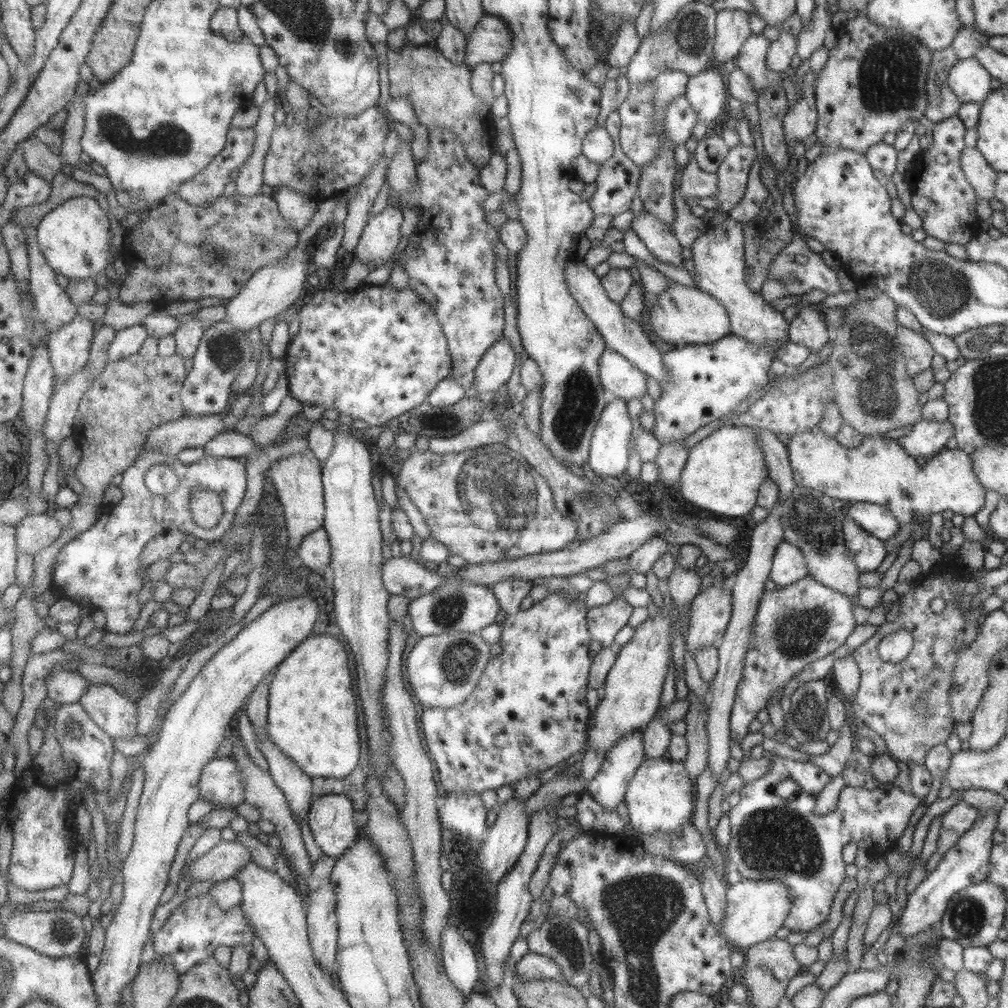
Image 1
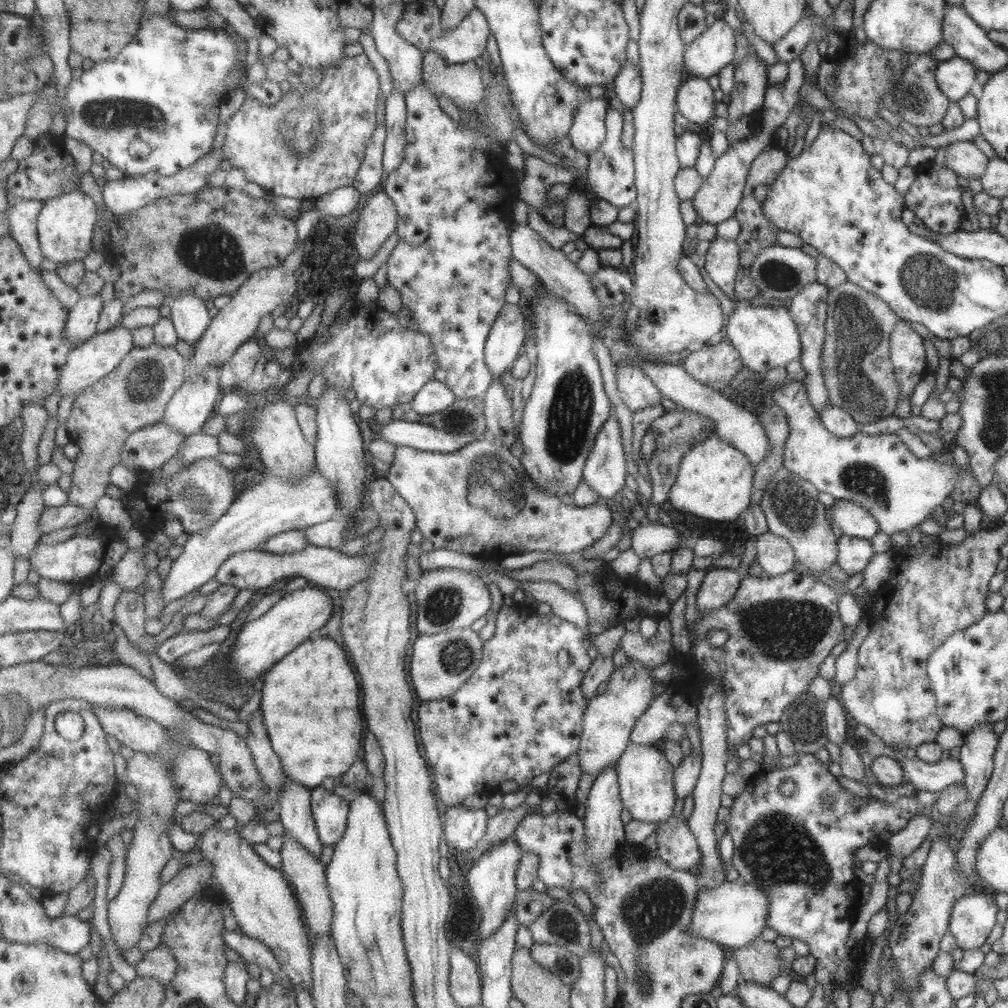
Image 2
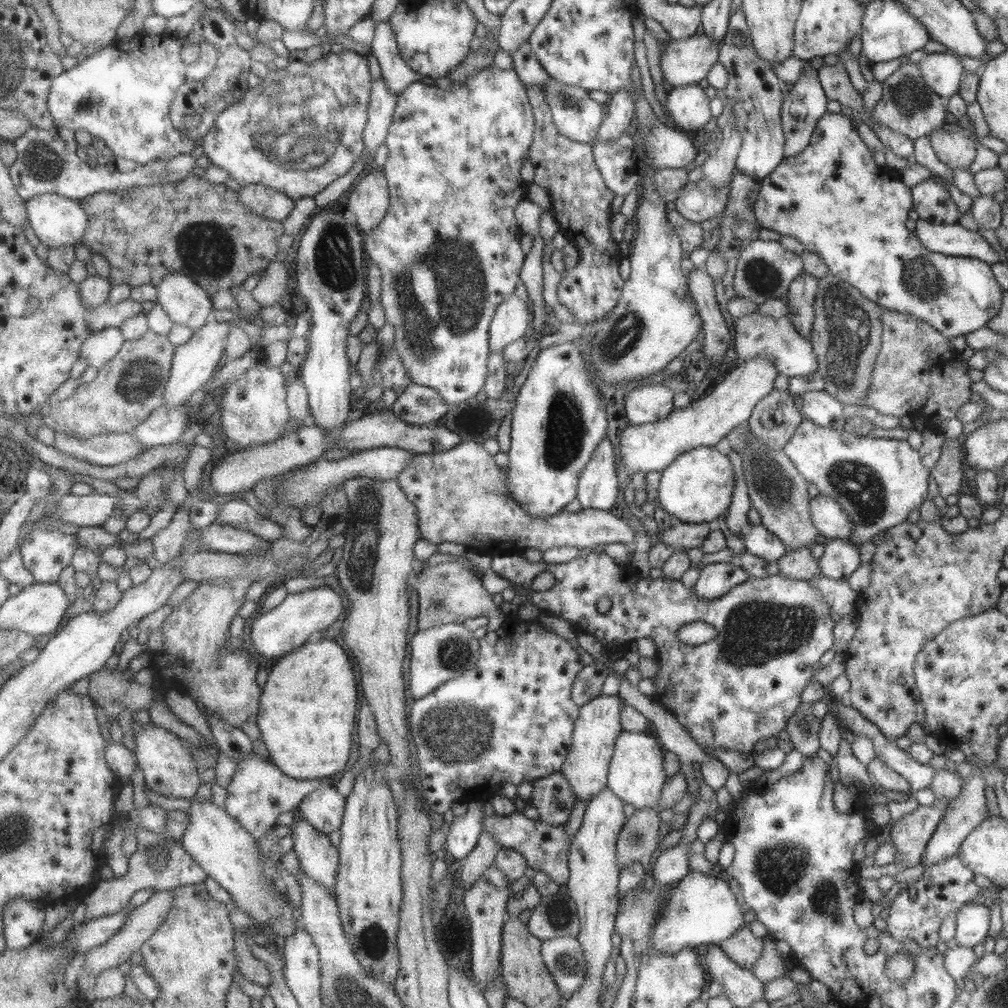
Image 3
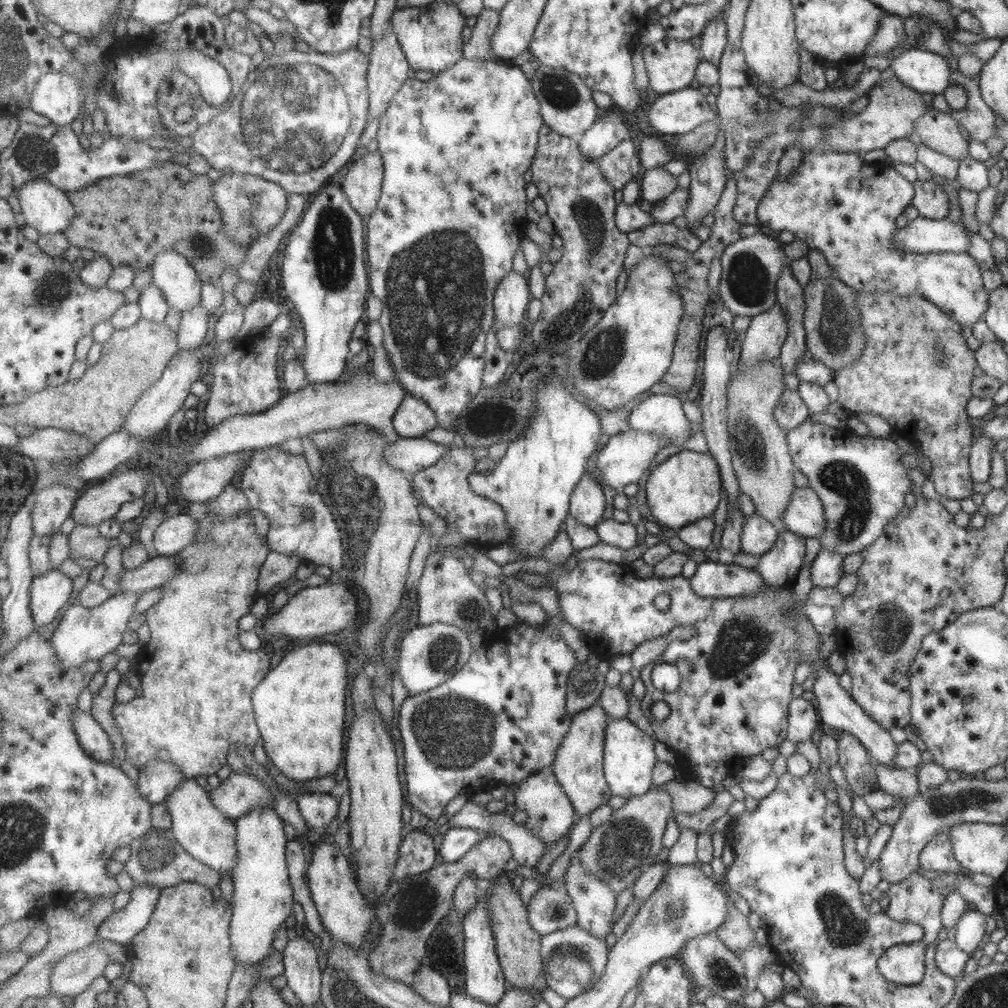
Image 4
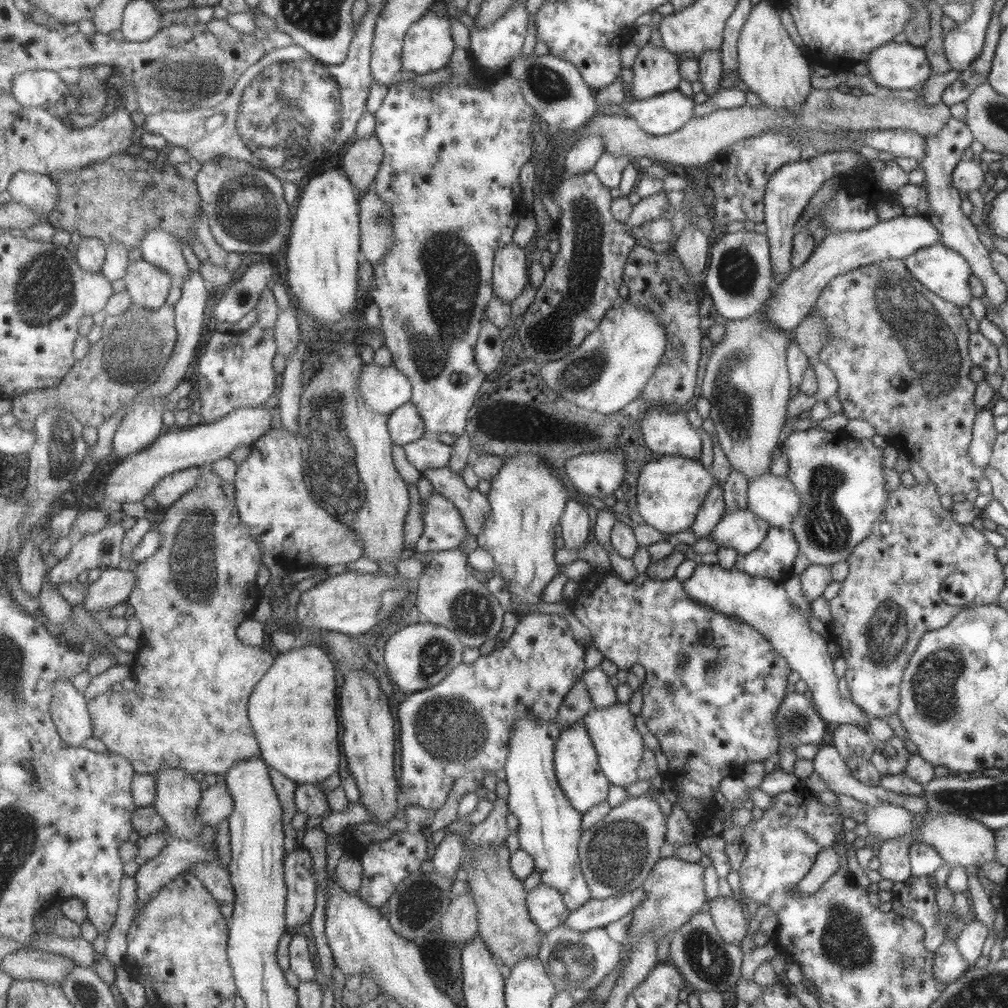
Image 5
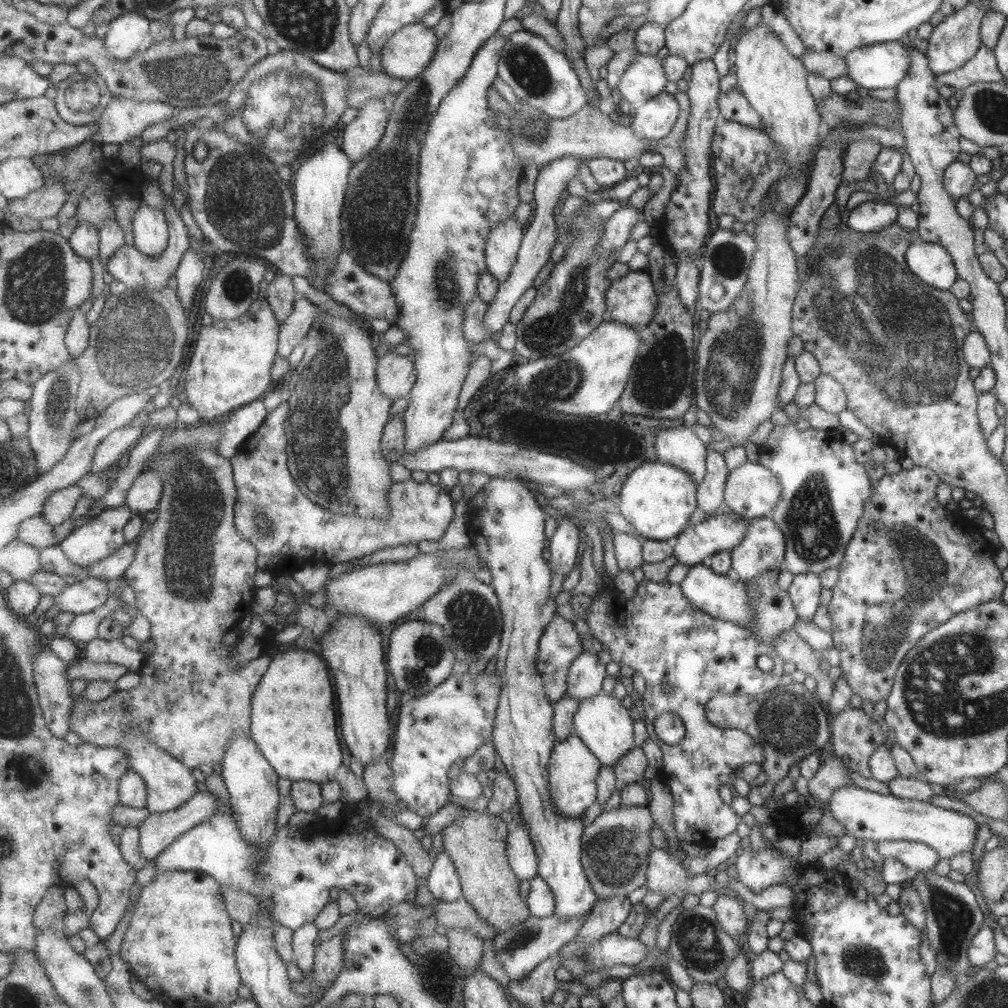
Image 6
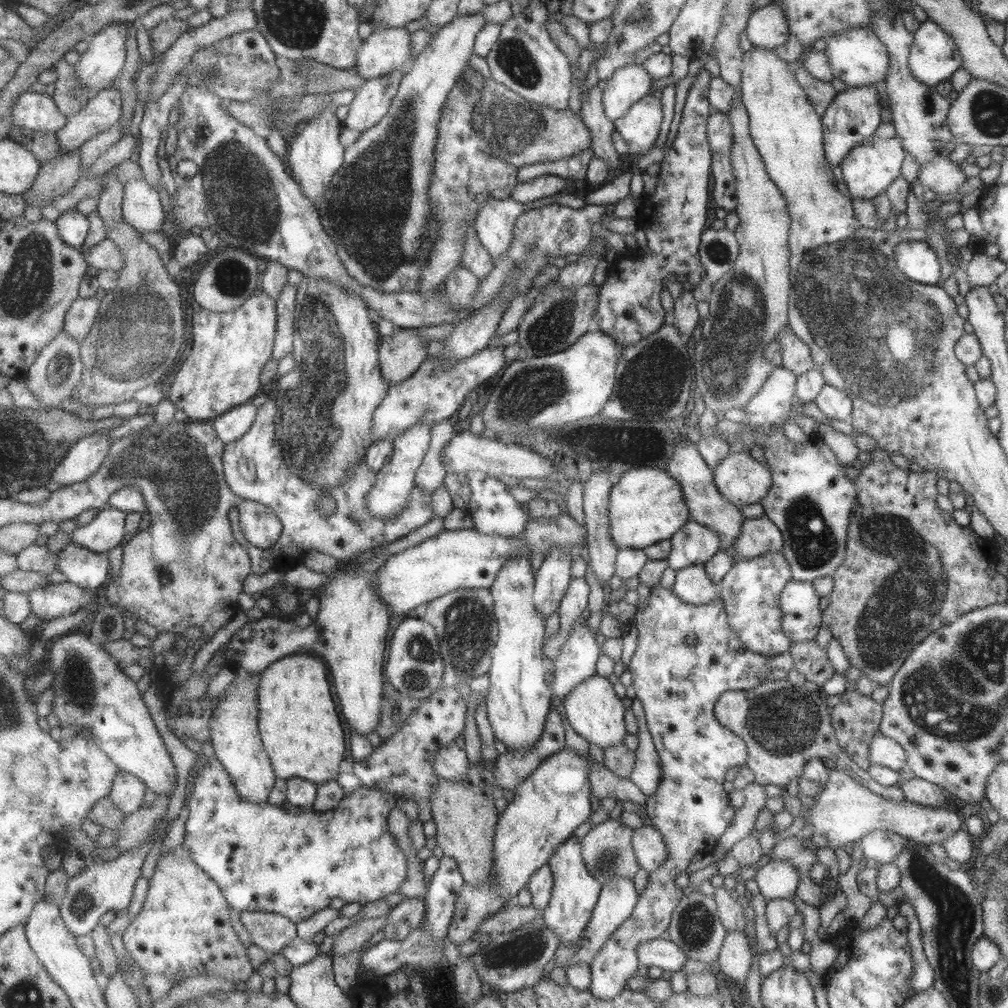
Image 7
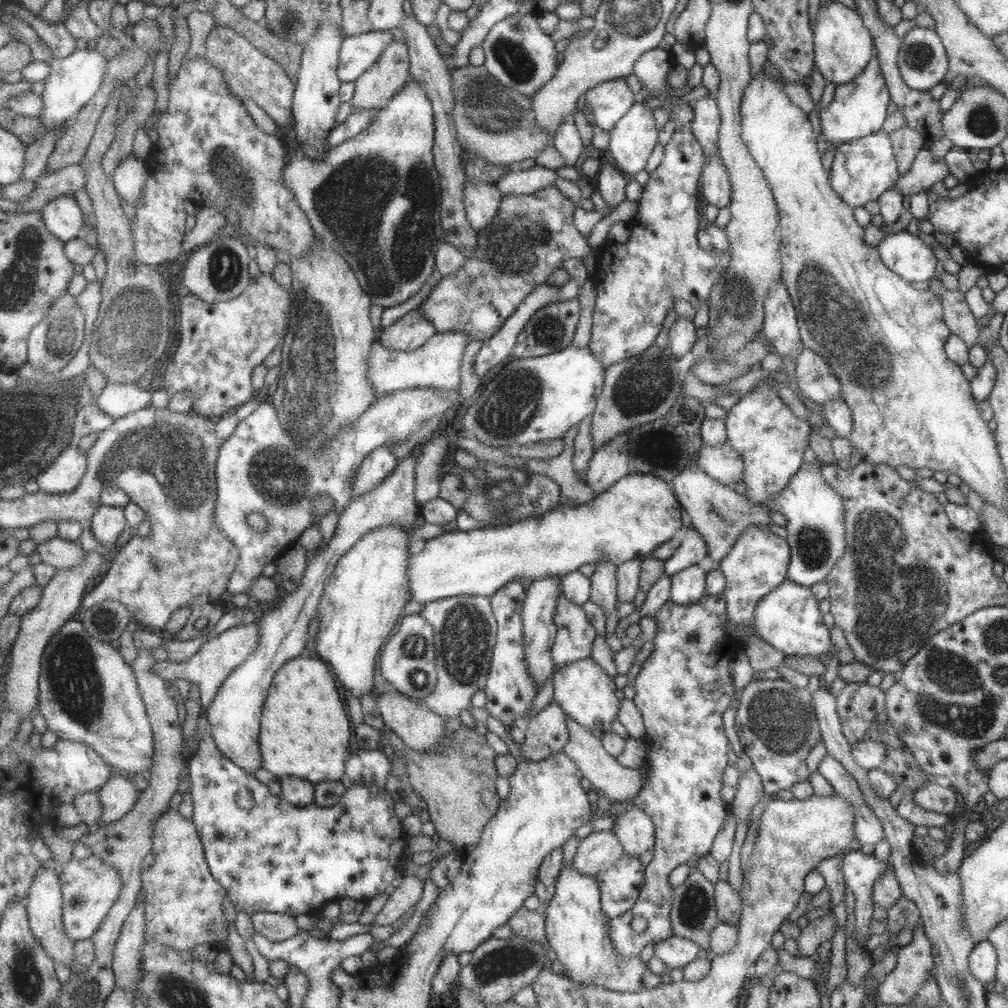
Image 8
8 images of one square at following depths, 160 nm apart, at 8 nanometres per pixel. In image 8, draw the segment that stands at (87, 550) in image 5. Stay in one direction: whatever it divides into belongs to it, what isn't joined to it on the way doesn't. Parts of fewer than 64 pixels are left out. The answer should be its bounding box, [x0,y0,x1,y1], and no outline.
[92,504,128,548]

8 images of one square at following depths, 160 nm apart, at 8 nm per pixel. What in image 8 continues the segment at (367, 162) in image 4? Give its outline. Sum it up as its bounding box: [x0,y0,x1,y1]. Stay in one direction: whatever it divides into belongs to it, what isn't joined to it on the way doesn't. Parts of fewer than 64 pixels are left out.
[352,38,410,110]

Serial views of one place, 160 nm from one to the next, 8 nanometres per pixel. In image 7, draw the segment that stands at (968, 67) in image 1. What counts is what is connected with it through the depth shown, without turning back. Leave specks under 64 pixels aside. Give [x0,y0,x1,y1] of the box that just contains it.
[825,26,889,87]

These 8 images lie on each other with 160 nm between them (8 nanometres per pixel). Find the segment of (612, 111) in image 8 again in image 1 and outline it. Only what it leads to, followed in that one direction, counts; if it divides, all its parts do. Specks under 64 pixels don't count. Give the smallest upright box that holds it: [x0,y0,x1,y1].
[711,8,751,68]

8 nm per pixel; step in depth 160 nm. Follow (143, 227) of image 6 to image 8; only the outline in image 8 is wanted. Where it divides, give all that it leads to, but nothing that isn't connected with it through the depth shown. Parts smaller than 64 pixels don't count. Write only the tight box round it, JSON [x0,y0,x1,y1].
[113,153,149,206]

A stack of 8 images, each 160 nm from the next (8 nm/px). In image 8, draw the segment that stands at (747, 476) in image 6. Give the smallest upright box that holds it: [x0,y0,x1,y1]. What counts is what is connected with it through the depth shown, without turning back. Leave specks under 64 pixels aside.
[695,442,744,489]

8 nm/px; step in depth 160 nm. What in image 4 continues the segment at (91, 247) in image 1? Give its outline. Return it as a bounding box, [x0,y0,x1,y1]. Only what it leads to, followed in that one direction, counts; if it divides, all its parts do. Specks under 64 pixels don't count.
[19,180,77,235]

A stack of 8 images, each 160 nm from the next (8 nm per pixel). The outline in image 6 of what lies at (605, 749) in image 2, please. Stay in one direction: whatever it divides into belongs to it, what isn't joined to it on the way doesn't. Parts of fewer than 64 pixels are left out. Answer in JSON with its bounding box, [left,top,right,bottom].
[547,734,600,818]

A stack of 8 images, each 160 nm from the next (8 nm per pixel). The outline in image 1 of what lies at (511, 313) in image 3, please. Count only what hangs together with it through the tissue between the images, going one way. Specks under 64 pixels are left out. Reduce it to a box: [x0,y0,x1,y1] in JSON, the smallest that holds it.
[473,336,516,395]

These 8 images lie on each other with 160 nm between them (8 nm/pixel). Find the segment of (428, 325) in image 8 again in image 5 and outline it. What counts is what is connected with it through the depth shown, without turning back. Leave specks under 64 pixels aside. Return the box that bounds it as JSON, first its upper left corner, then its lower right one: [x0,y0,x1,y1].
[361,364,412,416]

